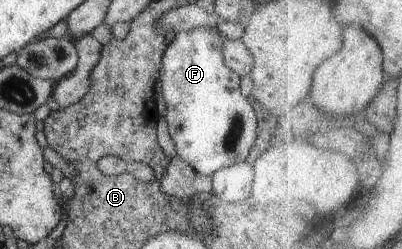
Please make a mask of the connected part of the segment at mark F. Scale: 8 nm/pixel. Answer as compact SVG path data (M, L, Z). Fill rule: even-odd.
M199 27L177 33L163 51L159 71L162 99L166 103L164 119L177 156L205 176L243 162L257 138L257 117L254 111L256 103L252 98L242 95L240 76L224 63L224 40L216 28Z

